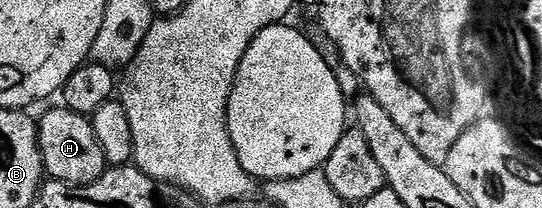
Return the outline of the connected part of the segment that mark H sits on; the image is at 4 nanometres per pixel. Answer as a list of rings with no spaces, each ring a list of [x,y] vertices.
[[[64,106],[53,108],[45,117],[40,117],[37,137],[41,147],[41,161],[48,179],[68,184],[90,184],[107,170],[103,146],[99,146],[99,138],[95,138],[93,122],[88,116],[72,112]]]

